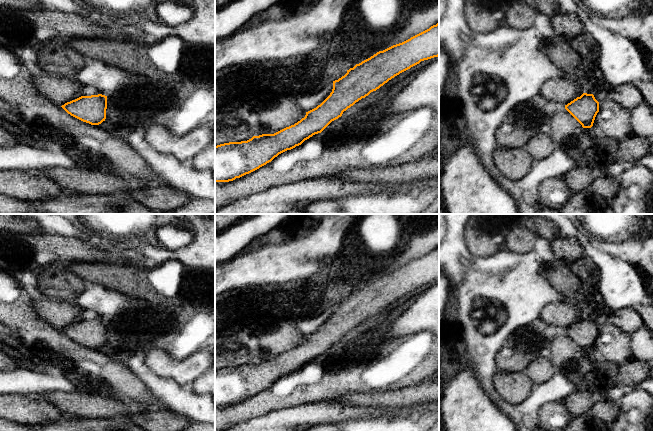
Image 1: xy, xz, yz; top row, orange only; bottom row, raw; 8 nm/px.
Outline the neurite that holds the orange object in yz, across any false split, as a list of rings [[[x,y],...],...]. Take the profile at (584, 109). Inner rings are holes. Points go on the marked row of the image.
[[[583,93],[567,105],[565,109],[582,125],[591,128],[599,112],[599,102],[593,94]]]

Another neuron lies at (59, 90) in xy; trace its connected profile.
[[[48,74],[33,76],[33,82],[44,97],[58,106],[81,97],[81,89],[84,86],[76,77]]]

